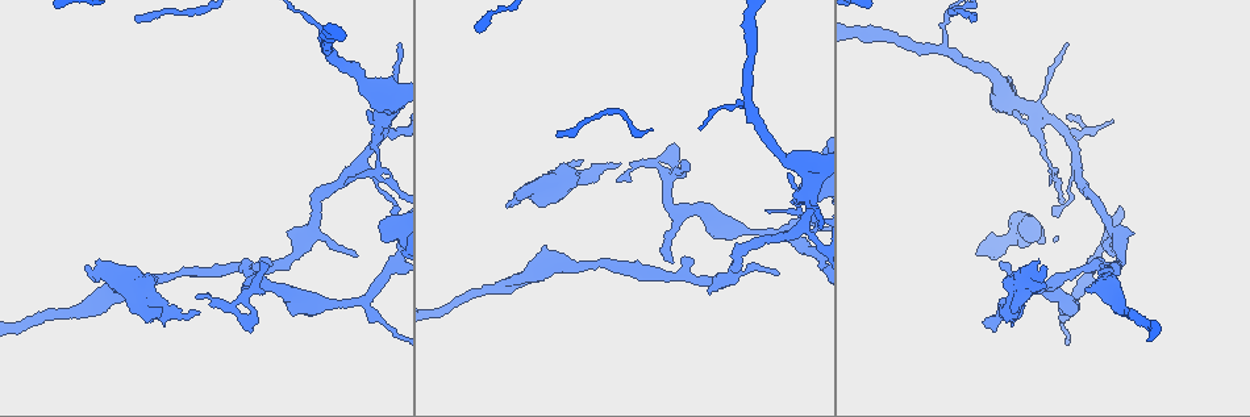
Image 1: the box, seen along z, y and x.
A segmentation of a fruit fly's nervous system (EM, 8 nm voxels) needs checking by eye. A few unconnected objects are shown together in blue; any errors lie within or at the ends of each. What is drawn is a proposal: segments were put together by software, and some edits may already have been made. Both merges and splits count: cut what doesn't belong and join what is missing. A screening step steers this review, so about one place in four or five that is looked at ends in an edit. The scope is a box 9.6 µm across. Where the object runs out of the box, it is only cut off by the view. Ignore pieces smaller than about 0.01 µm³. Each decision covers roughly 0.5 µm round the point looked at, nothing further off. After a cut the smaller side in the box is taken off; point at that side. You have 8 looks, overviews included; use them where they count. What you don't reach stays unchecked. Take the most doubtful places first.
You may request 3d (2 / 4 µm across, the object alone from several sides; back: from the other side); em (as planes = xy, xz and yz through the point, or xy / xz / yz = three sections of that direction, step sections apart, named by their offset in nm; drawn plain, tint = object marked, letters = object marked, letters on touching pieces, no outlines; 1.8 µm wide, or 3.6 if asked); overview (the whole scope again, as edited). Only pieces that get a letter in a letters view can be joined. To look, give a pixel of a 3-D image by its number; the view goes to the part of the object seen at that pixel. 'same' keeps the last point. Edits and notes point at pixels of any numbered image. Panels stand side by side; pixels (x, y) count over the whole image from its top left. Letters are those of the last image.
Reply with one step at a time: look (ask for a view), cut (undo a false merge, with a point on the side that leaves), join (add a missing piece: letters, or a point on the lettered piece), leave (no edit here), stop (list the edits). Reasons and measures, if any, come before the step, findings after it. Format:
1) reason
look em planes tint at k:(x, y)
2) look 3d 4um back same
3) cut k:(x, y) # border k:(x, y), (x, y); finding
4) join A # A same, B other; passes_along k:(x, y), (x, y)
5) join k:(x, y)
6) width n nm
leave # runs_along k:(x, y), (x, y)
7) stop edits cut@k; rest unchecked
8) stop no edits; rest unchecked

free end
look em yz step 16 plain at 1:(991, 329)

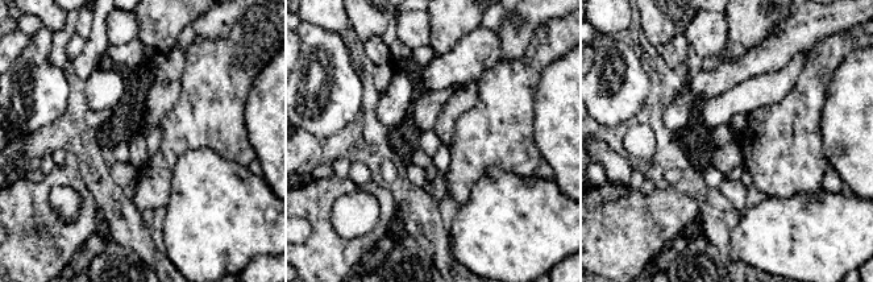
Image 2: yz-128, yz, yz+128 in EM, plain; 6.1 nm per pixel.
see the neighbours
look em yz step 16 letters same

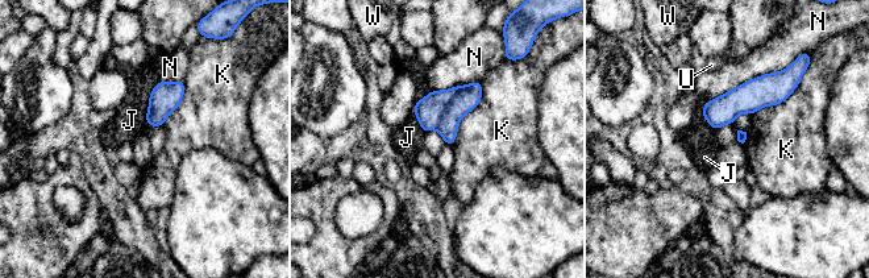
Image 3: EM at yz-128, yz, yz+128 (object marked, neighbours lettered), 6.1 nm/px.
leave # J other, K other, N other, U other, W other; border 3:(158, 81), (149, 96), (145, 123); no lettered piece goes on from it

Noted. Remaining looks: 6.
abrupt turn
look 3d 4um at 1:(811, 175)

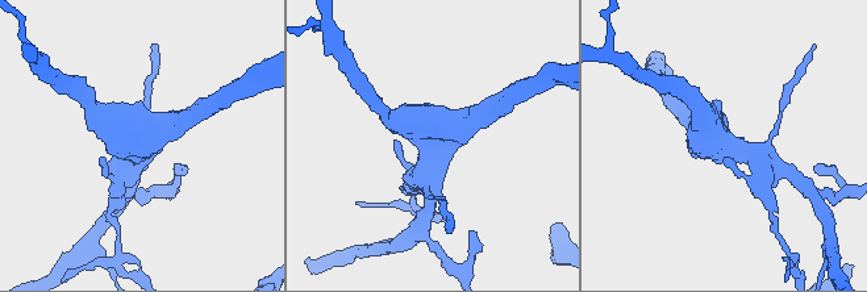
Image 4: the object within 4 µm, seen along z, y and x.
need the tissue
look em planes tint at 4:(730, 147)

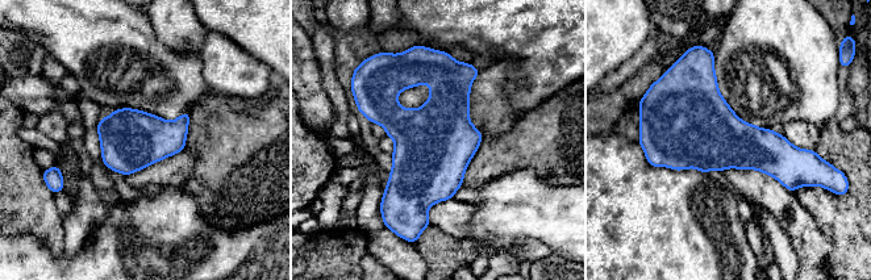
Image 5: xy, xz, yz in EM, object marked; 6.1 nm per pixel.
look em planes letters same

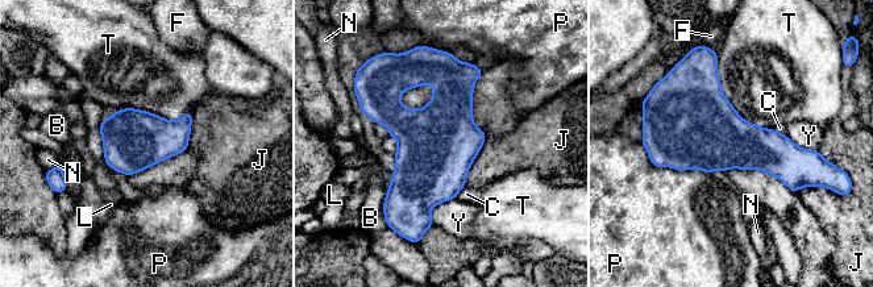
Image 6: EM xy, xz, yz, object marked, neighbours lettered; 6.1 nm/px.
width 380 nm
leave # B other, C other, F other, J other, L other, N other, P other, T other, Y other; border 6:(716, 54), (727, 100), (772, 129); all the same neuron

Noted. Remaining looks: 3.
an open end
look em planes plain at 1:(1043, 268)

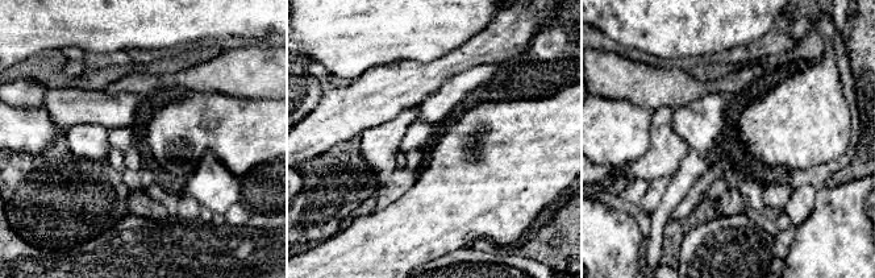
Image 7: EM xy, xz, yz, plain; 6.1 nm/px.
what lies round it
look em planes letters same

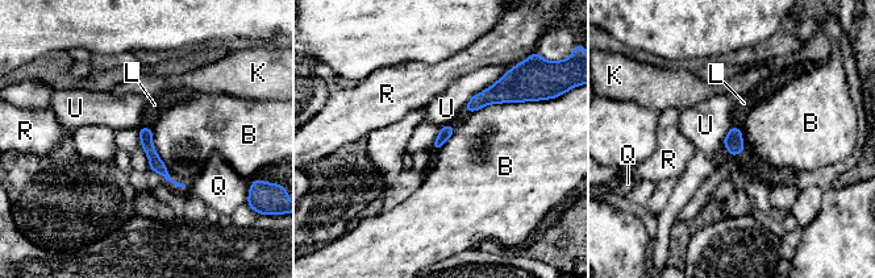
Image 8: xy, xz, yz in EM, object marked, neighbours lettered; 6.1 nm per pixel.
join L # B other, K other, L same, Q other, R other, U other; the neuron continues

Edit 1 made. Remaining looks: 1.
stop edits join@8; rest unchecked

